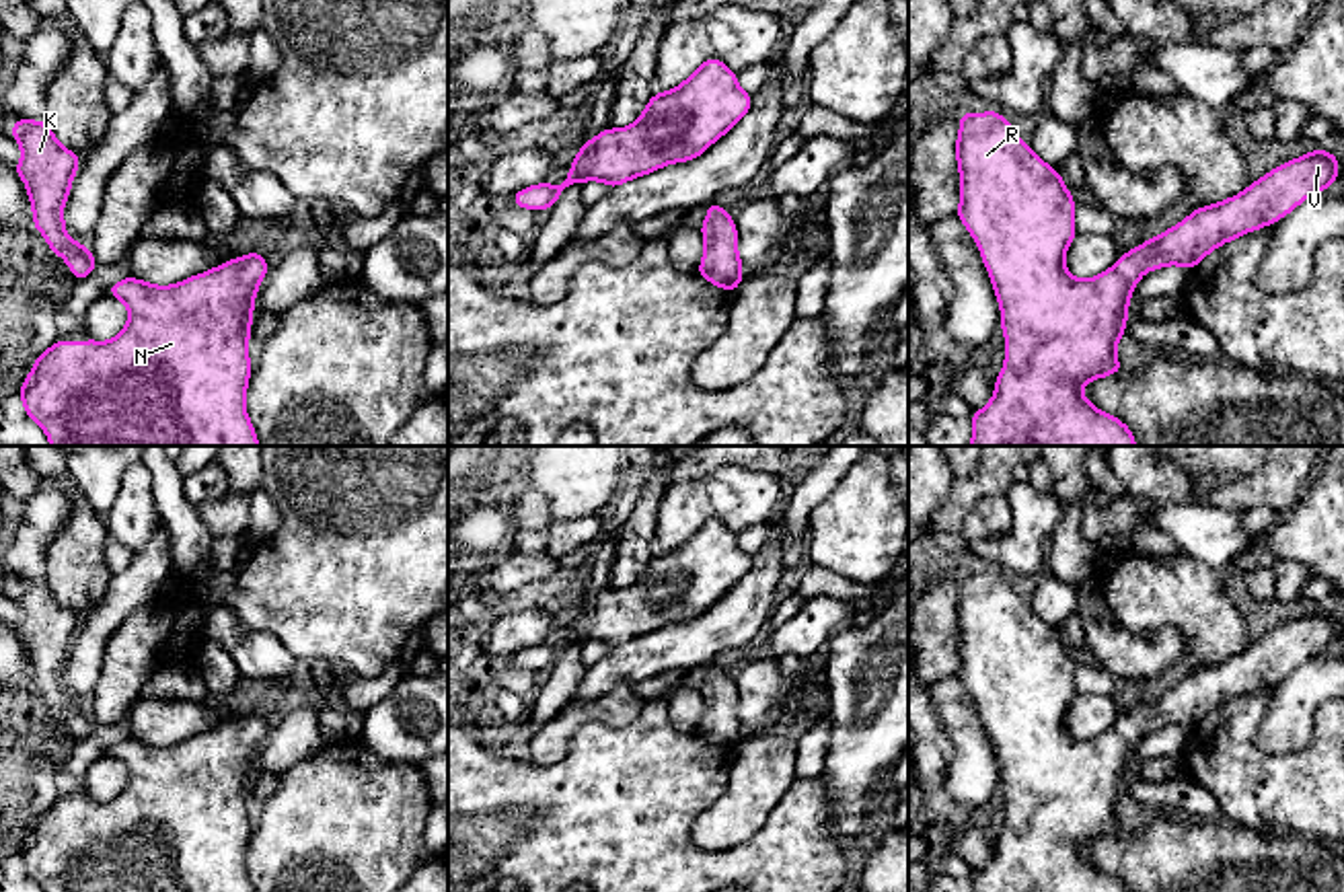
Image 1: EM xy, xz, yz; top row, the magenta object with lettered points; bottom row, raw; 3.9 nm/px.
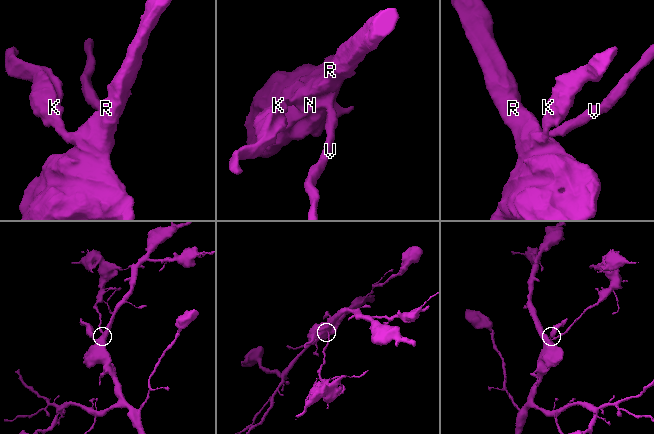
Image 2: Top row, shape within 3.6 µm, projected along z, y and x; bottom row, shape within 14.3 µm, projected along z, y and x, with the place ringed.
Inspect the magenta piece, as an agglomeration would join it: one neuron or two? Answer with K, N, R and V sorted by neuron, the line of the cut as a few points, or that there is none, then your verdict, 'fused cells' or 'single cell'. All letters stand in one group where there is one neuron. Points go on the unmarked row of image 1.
K N R V | no cut | single cell

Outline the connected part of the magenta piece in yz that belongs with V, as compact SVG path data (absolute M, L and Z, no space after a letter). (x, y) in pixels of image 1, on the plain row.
M999 571L960 573L956 619L960 629L956 676L978 705L1005 793L1005 824L995 841L993 859L970 876L974 892L1130 892L1118 878L1095 869L1081 845L1126 828L1116 820L1116 804L1124 797L1128 760L1138 740L1165 726L1194 730L1223 703L1274 684L1338 641L1338 617L1315 608L1266 633L1245 652L1196 668L1163 695L1122 713L1104 734L1081 740L1065 728L1065 713L1077 695L1075 660L1060 633L1048 627Z

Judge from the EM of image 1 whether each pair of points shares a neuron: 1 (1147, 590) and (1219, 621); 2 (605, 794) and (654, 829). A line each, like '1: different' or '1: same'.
1: same
2: same

